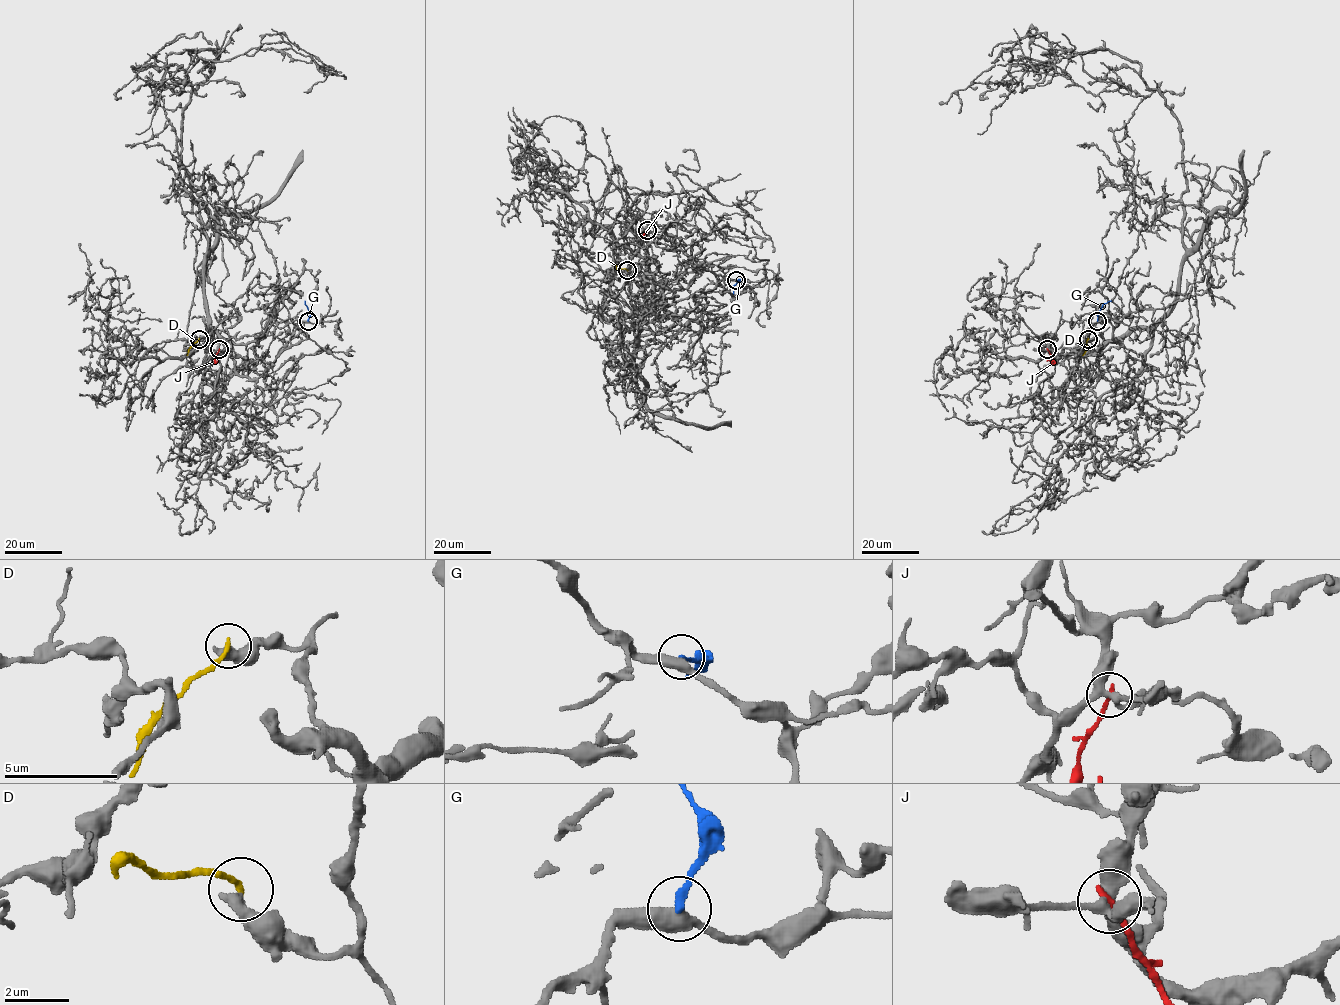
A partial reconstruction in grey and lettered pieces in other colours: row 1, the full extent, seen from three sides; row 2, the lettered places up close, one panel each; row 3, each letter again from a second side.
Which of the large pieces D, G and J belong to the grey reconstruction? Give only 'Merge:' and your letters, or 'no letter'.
Merge: no letter

